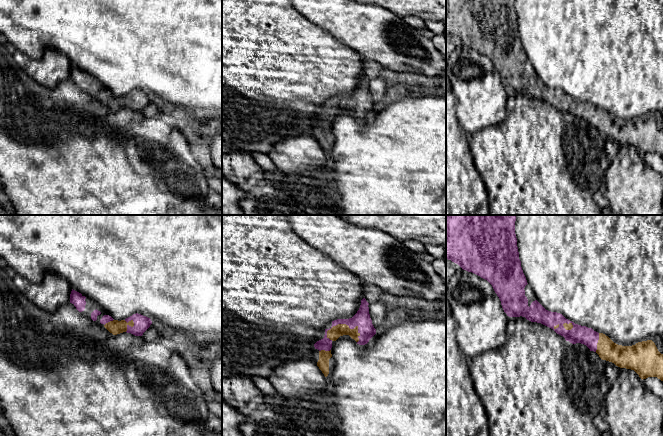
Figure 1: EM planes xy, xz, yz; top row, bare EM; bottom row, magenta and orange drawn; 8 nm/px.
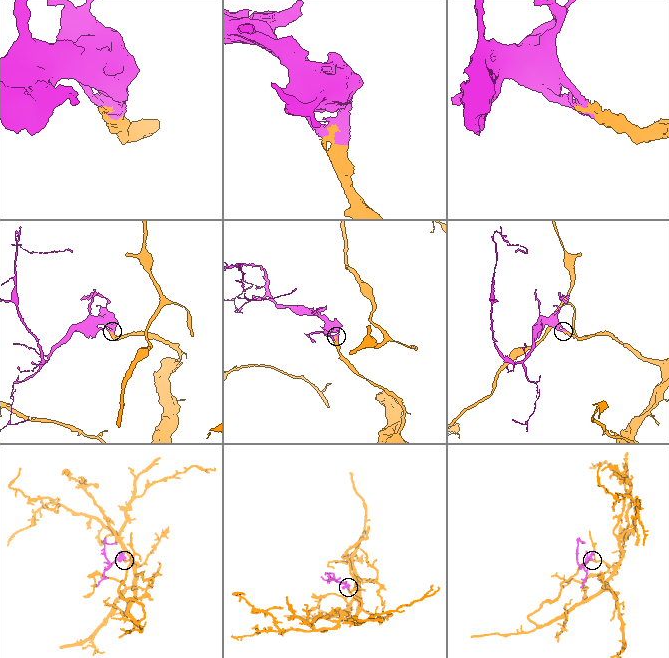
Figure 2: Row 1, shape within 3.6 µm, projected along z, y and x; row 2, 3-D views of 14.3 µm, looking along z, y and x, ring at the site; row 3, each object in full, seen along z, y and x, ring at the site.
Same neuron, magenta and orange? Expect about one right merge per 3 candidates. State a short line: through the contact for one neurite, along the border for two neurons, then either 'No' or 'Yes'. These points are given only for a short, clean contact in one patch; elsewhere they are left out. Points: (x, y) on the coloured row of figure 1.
Yes

